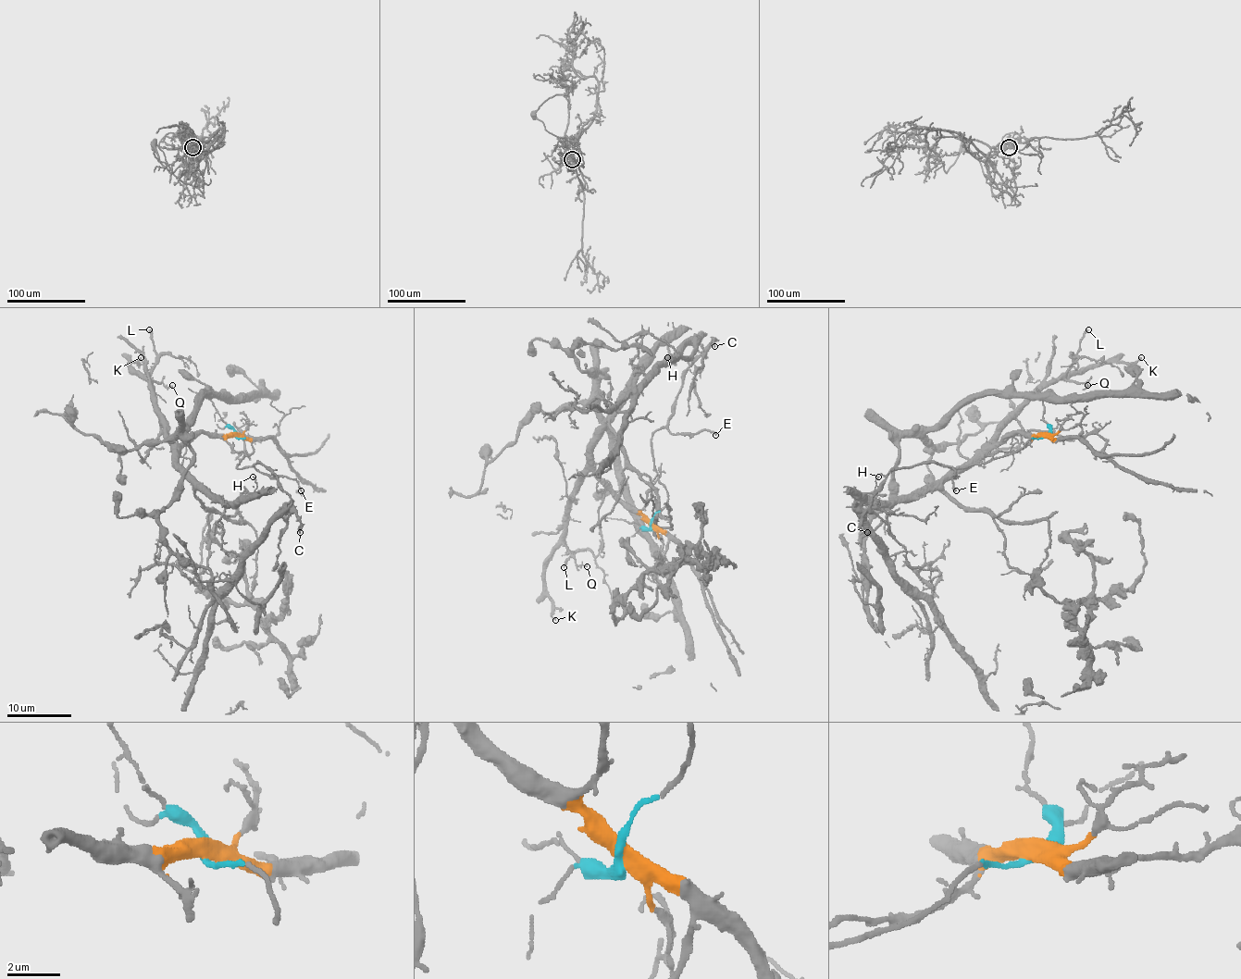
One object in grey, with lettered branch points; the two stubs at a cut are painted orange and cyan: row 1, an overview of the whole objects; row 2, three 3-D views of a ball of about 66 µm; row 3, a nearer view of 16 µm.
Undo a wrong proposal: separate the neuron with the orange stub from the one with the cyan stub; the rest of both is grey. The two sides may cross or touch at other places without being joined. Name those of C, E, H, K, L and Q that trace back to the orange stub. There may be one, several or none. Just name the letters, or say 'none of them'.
H, K, L, Q

